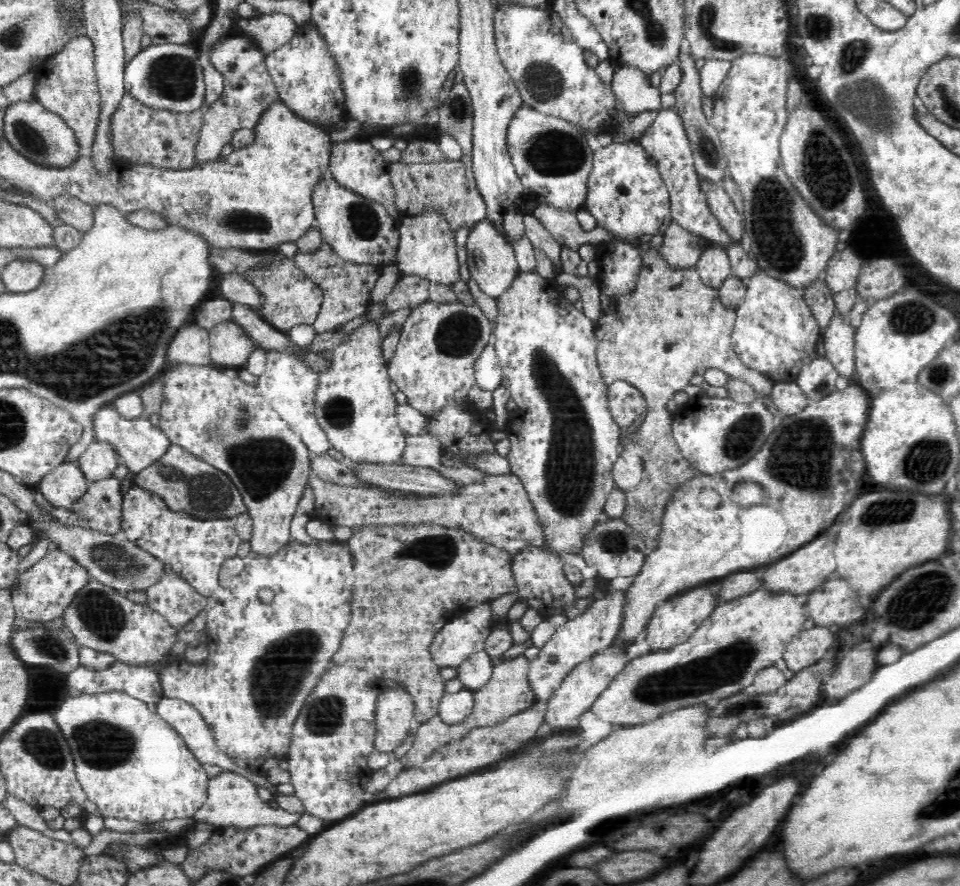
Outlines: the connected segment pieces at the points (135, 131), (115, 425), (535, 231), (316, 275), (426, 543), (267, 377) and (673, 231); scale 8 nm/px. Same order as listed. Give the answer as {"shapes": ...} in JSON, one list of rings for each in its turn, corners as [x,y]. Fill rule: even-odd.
{"shapes":[[[[128,92],[118,104],[118,120],[114,122],[112,136],[114,153],[131,164],[151,165],[169,170],[188,170],[195,166],[195,150],[203,123],[204,109],[190,112],[190,115],[166,110],[153,110],[132,99]]],[[[111,404],[100,407],[92,417],[95,438],[98,441],[114,440],[114,444],[122,444],[122,461],[126,462],[128,470],[132,472],[141,472],[148,466],[155,464],[168,448],[171,441],[161,428],[153,426],[150,419],[140,416],[138,418],[124,418]]],[[[526,213],[523,218],[525,227],[525,237],[530,239],[535,249],[540,249],[550,260],[555,264],[555,274],[562,272],[562,265],[560,262],[560,248],[561,244],[556,242],[556,239],[548,233],[548,230],[544,229],[542,223],[532,215],[532,213]]],[[[322,242],[320,248],[314,252],[296,252],[292,260],[322,289],[322,306],[317,320],[312,324],[317,333],[337,330],[341,324],[365,316],[369,311],[369,295],[382,274],[382,267],[348,263],[325,242]]],[[[406,523],[406,524],[394,524],[394,525],[354,525],[351,528],[351,534],[353,534],[348,540],[348,547],[350,547],[350,555],[354,557],[353,570],[356,573],[356,580],[354,580],[354,586],[352,586],[352,600],[351,600],[351,622],[346,628],[345,636],[341,640],[340,648],[337,652],[334,652],[332,660],[334,663],[344,664],[359,663],[361,667],[368,669],[371,673],[374,673],[377,677],[384,679],[391,679],[402,688],[406,688],[410,695],[414,699],[414,726],[411,730],[415,732],[418,730],[420,724],[428,722],[432,716],[437,717],[439,712],[438,706],[440,700],[445,694],[440,694],[440,670],[438,670],[438,664],[434,662],[432,653],[430,653],[430,644],[433,644],[434,636],[441,632],[442,626],[454,619],[454,612],[456,608],[470,608],[485,600],[492,600],[502,596],[502,594],[510,594],[510,592],[518,592],[516,580],[512,572],[513,556],[505,548],[496,547],[494,544],[484,543],[484,541],[478,539],[478,536],[472,535],[460,529],[446,528],[444,525],[435,525],[430,523]]],[[[292,348],[267,351],[264,374],[258,377],[258,389],[279,417],[299,434],[313,455],[326,455],[331,450],[329,439],[314,415],[314,396],[318,389],[318,374],[298,358]]],[[[673,223],[664,234],[664,242],[658,252],[661,252],[662,259],[666,260],[670,267],[681,269],[694,267],[702,251],[712,246],[717,244],[712,240],[698,238]]]]}

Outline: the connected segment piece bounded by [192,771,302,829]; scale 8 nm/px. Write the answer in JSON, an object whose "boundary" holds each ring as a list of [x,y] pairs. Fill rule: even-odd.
{"boundary":[[[222,771],[214,778],[209,778],[209,796],[206,803],[192,816],[199,822],[207,822],[218,829],[221,827],[235,827],[238,829],[252,828],[258,825],[276,824],[278,826],[296,825],[302,813],[285,811],[273,802],[262,801],[256,792],[257,786],[244,776]]]}

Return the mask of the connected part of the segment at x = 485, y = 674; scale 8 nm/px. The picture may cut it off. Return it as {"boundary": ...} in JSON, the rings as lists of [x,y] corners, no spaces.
{"boundary":[[[478,651],[470,656],[470,659],[456,666],[456,678],[461,680],[464,688],[476,690],[490,680],[494,666],[495,664],[486,651]]]}

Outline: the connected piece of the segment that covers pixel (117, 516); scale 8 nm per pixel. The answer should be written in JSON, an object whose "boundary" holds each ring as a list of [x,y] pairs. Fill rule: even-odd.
{"boundary":[[[120,479],[97,480],[89,484],[87,492],[69,512],[80,516],[89,530],[114,536],[122,529],[124,496]]]}

